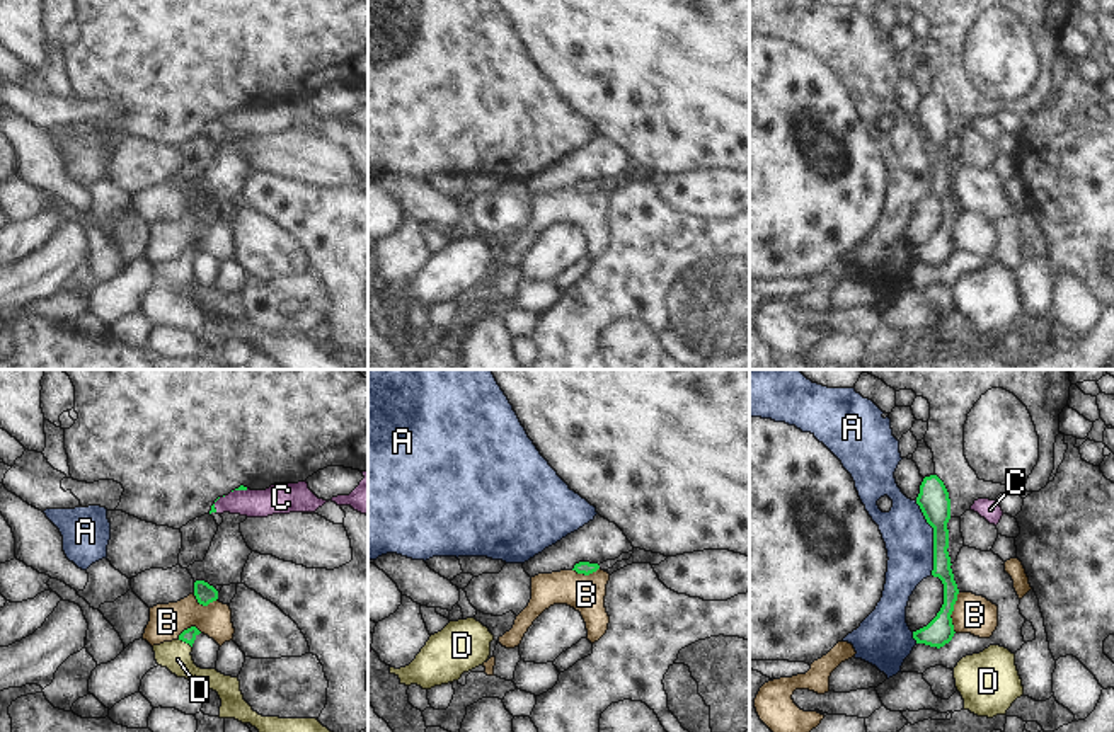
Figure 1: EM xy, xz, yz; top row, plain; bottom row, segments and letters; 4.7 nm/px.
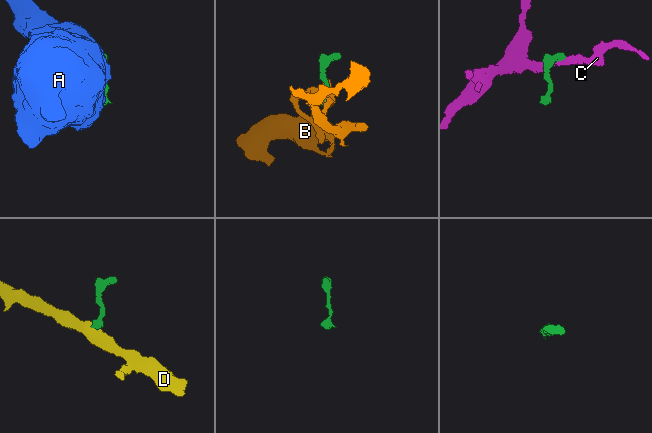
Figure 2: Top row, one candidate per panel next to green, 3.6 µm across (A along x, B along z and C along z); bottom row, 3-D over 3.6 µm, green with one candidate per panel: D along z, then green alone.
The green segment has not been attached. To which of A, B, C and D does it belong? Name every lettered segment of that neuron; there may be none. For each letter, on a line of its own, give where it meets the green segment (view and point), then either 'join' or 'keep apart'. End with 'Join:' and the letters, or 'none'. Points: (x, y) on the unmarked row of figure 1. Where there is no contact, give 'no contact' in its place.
A: meets green in yz at (934, 157); keep apart
B: meets green in yz at (951, 232); keep apart
C: meets green in xy at (239, 108); keep apart
D: meets green in xy at (184, 259); join
Join: D

